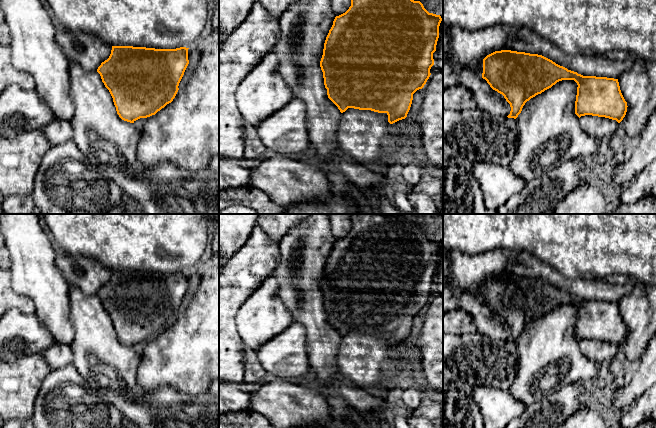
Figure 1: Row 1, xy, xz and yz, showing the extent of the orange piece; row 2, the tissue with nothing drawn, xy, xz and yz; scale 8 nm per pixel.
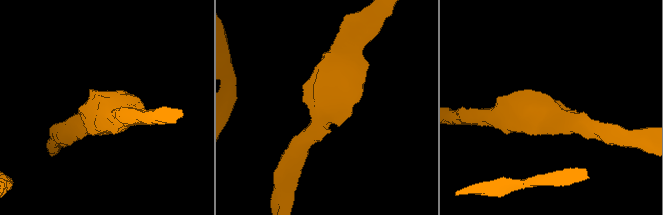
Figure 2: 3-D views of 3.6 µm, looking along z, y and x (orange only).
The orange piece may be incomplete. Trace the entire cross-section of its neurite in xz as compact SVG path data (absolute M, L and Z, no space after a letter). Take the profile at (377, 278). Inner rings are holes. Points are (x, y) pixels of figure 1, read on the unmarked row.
M352 214L351 230L345 237L335 241L324 267L320 291L323 296L328 322L338 331L341 337L348 332L386 337L388 346L393 348L407 341L412 328L413 318L417 314L422 313L429 303L431 299L430 293L434 289L433 277L436 275L442 242L440 239L429 237L420 225L412 224L409 218L408 216L392 216L391 214Z

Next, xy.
M112 270L111 278L101 287L97 296L109 314L119 341L134 347L140 342L155 339L171 327L189 288L188 273L155 273L133 270Z

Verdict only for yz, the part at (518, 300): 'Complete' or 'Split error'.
Complete

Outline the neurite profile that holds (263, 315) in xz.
M269 276L238 310L235 322L242 341L256 351L293 323L293 318L279 297L279 283Z

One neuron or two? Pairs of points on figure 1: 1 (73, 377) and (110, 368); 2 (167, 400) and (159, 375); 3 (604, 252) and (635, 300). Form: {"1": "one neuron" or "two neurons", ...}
{"1": "two neurons", "2": "two neurons", "3": "two neurons"}

